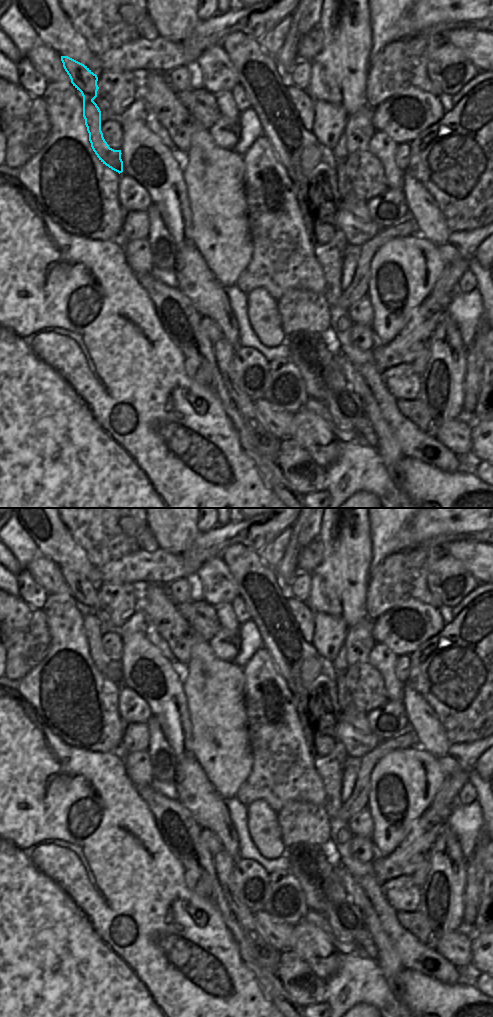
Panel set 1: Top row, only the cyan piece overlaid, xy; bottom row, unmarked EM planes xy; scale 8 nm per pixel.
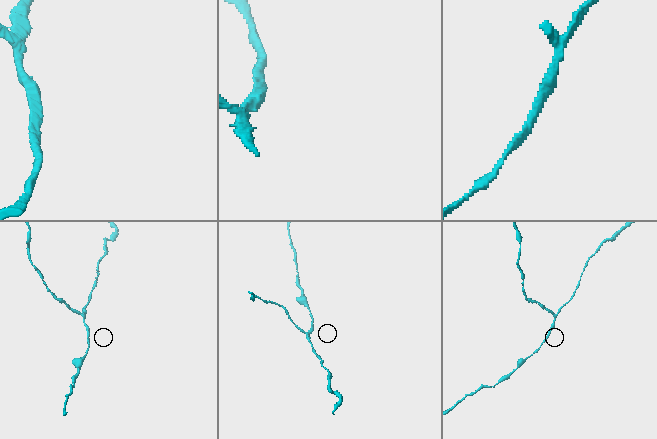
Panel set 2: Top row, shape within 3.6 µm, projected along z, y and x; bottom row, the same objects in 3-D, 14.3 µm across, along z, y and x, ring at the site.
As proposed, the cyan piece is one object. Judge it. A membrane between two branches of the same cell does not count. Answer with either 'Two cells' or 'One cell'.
Two cells.

